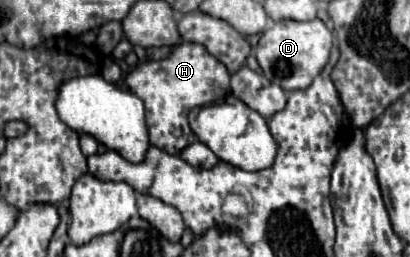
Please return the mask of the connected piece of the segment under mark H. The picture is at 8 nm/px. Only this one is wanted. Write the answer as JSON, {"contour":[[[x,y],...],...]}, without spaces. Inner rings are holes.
{"contour":[[[179,42],[177,46],[173,46],[167,58],[159,62],[149,60],[139,64],[125,76],[123,88],[131,90],[137,98],[143,100],[149,122],[149,142],[153,146],[175,156],[181,152],[179,156],[195,168],[213,168],[219,162],[219,158],[203,142],[195,142],[197,138],[187,122],[187,114],[193,106],[219,102],[231,94],[227,68],[211,54],[207,54],[201,44]]]}

